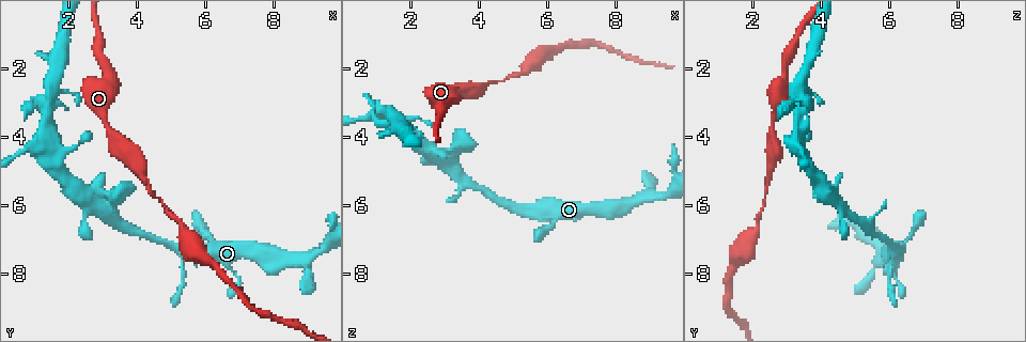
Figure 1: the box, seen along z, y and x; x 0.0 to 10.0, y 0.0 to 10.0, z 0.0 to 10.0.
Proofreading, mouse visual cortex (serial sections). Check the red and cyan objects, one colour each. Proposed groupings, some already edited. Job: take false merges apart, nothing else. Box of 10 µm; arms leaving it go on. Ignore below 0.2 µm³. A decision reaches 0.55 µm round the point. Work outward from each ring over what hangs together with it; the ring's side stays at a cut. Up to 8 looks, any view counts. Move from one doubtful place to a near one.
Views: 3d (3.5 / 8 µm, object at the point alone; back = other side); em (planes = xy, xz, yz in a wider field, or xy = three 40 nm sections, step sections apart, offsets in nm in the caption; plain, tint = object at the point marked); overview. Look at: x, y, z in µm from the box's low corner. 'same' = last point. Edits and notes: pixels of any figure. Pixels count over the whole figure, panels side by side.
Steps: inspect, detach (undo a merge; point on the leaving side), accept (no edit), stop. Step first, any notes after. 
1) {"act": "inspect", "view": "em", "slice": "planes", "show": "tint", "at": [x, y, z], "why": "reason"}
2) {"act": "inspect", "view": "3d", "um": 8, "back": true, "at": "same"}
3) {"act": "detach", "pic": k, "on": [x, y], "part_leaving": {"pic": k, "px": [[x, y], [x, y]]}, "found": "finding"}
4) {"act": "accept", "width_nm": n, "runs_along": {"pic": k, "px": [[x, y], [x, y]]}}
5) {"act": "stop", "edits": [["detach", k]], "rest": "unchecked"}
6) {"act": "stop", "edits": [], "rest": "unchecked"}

{"act": "inspect", "view": "3d", "um": 3.5, "at": [8.65, 7.50, 5.80], "why": "calibre changes"}

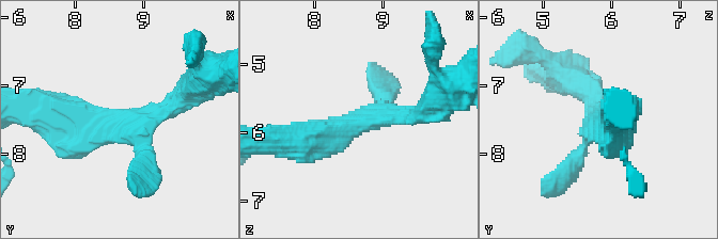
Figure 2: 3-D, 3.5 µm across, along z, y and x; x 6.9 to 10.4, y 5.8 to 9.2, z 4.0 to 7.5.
{"act": "inspect", "view": "em", "slice": "xy", "step": 3, "show": "tint", "at": [8.70, 7.55, 5.90], "why": "now the EM"}

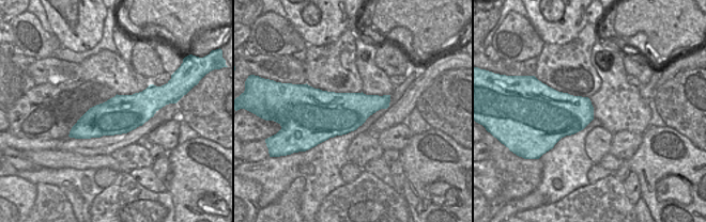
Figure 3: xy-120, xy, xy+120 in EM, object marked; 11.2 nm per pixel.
{"act": "accept", "runs_along": {"pic": 2, "px": [[297, 140], [425, 110]]}, "found": "all the same cell"}

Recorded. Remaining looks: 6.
{"act": "inspect", "view": "3d", "um": 8, "at": [5.50, 7.35, 6.15], "why": "sudden change in width"}

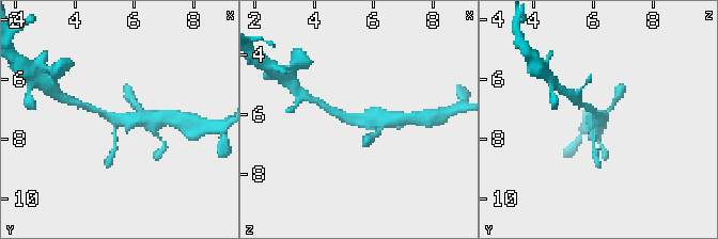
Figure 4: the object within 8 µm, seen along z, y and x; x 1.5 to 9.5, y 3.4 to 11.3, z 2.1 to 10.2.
{"act": "inspect", "view": "3d", "um": 3.5, "at": "same", "why": "closer look"}

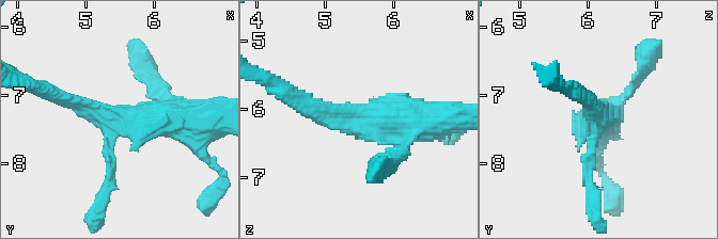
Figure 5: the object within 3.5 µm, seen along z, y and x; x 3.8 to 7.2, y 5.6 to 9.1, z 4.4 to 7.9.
{"act": "inspect", "view": "em", "slice": "xy", "step": 3, "show": "tint", "at": [5.50, 7.35, 6.10]}

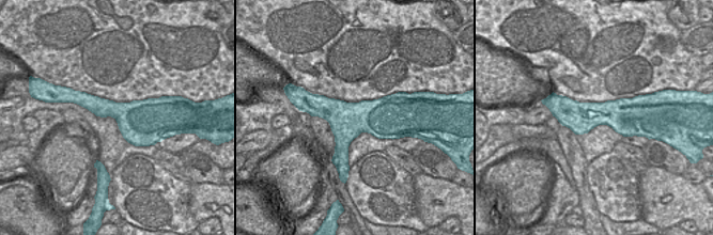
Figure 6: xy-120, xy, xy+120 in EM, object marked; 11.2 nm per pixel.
{"act": "accept", "runs_along": {"pic": 5, "px": [[191, 121], [106, 121], [60, 97]]}, "found": "continuous, no second cell"}

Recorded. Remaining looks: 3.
{"act": "inspect", "view": "3d", "um": 3.5, "back": true, "at": [4.80, 5.95, 2.35], "why": "sudden change in width"}

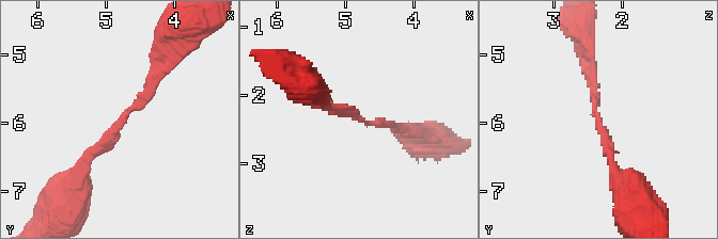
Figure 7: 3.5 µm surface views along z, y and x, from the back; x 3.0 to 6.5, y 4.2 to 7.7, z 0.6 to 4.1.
{"act": "inspect", "view": "em", "slice": "planes", "show": "tint", "at": [4.70, 5.90, 2.35], "arm_widths_nm": [150, 150], "why": "now the EM"}

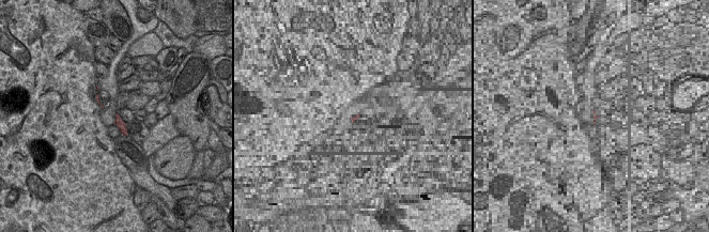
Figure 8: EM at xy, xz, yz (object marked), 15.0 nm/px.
{"act": "accept", "found": "one cell here"}

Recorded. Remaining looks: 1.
{"act": "stop", "edits": [], "rest": "unchecked"}

